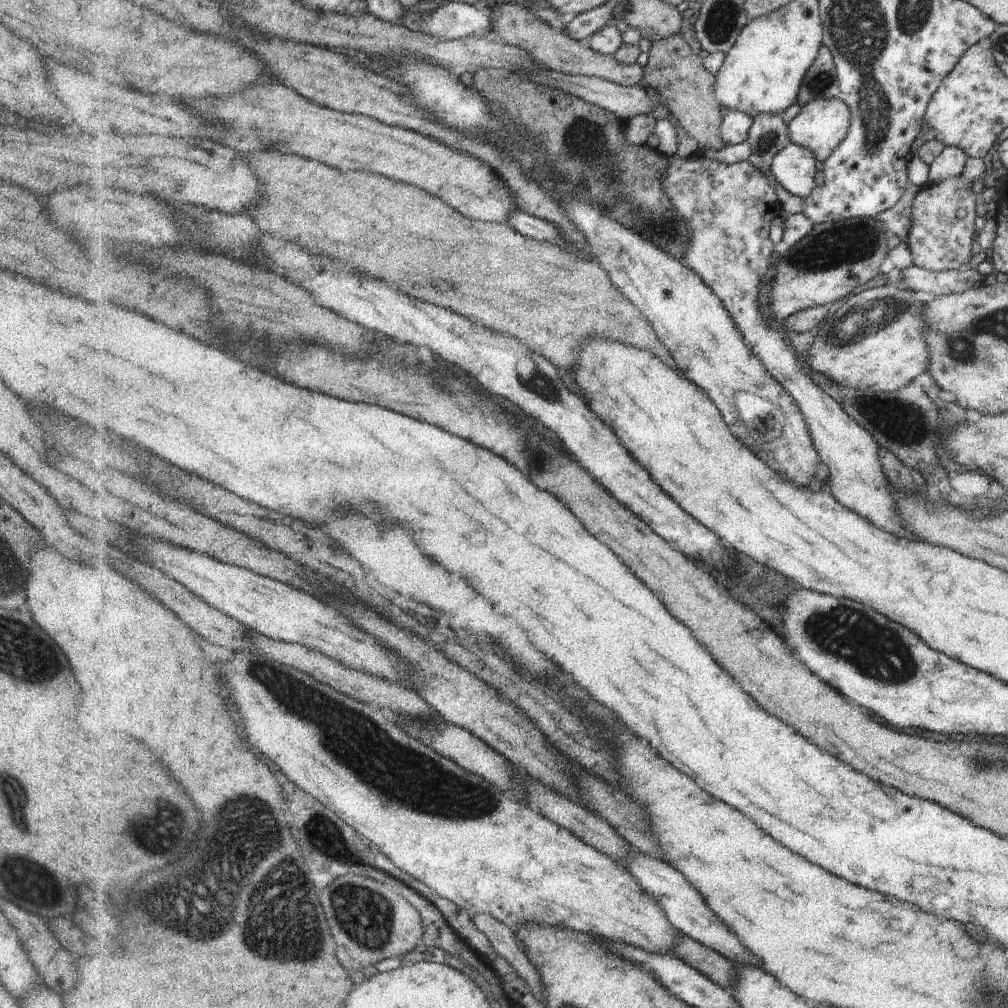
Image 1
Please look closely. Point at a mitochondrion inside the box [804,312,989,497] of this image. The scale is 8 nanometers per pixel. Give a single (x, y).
(893, 416)

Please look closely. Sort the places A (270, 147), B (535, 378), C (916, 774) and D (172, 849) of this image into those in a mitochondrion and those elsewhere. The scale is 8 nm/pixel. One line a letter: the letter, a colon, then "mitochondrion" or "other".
A: other
B: mitochondrion
C: other
D: mitochondrion

